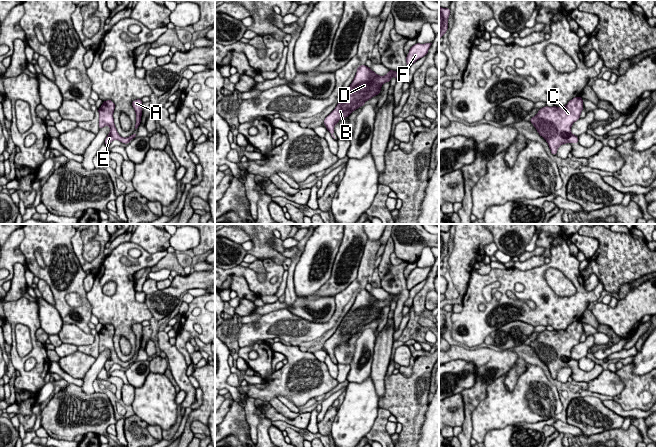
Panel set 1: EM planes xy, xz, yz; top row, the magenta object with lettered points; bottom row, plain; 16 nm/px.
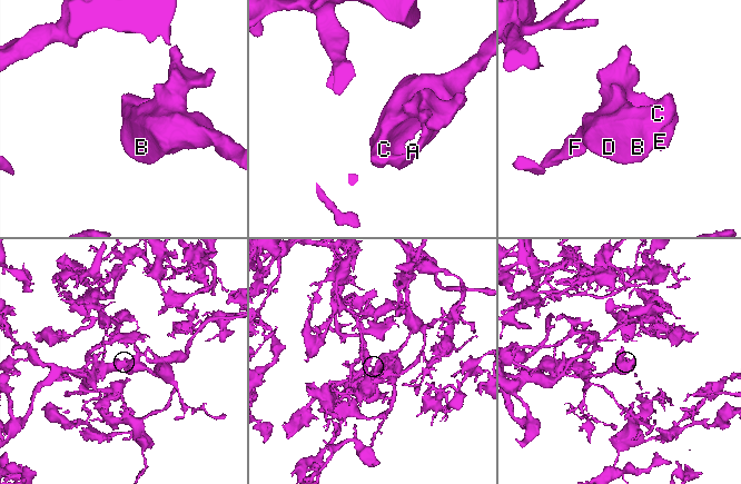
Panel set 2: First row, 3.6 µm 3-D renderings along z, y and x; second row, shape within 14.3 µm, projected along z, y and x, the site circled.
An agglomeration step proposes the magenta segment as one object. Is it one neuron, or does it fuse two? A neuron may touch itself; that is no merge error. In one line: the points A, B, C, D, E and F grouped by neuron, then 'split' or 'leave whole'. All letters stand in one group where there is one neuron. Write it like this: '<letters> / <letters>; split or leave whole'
A B C D E F; leave whole

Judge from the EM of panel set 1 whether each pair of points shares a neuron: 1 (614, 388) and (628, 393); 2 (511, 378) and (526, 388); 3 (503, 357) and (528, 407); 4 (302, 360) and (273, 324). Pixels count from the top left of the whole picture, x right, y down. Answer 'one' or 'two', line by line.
1: two
2: two
3: two
4: two

